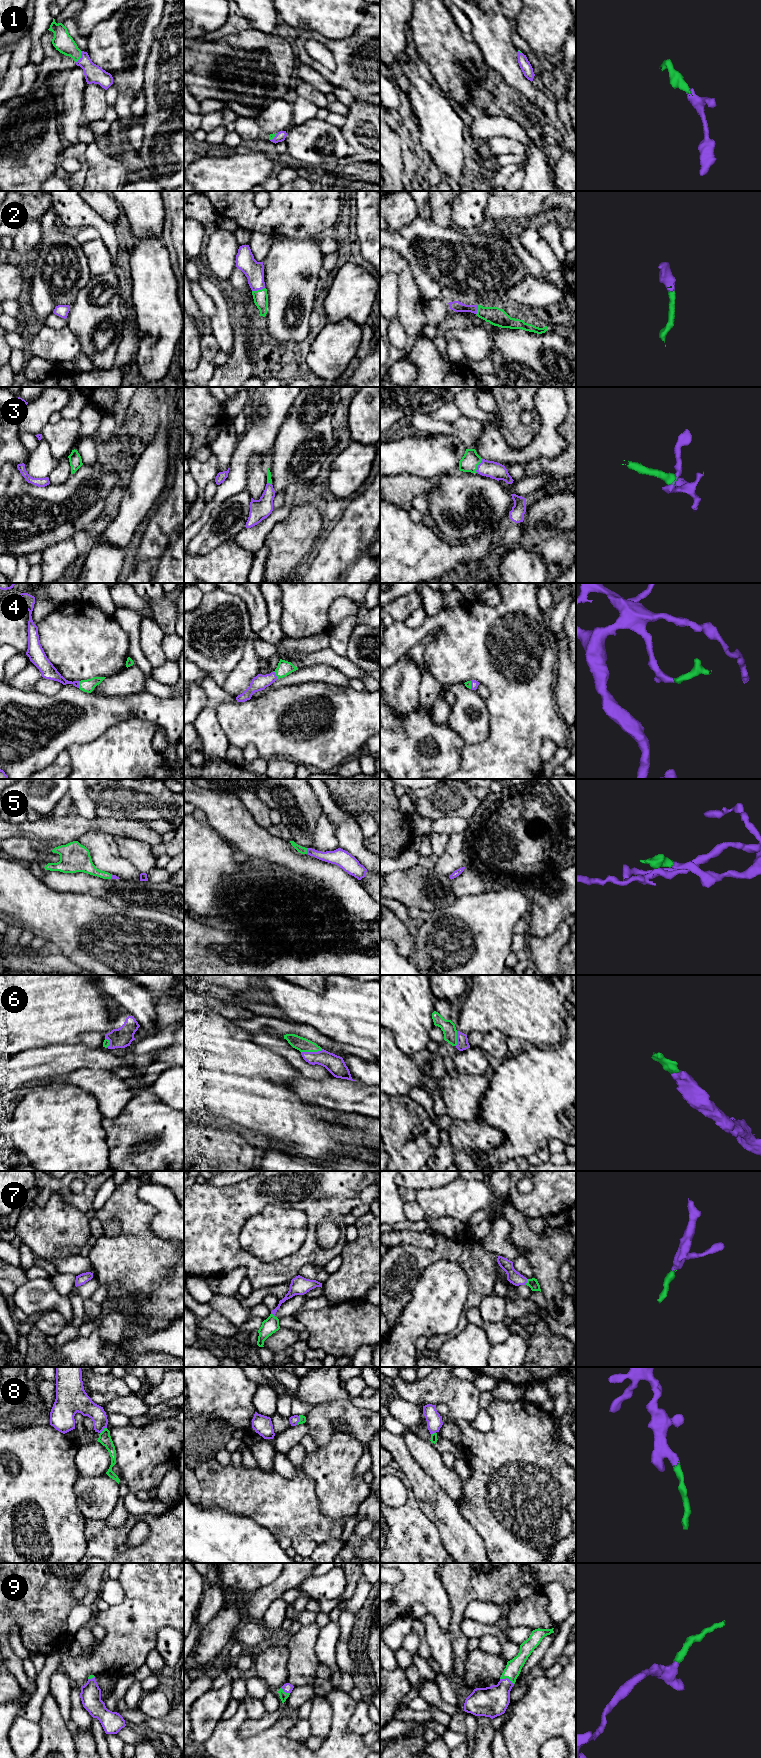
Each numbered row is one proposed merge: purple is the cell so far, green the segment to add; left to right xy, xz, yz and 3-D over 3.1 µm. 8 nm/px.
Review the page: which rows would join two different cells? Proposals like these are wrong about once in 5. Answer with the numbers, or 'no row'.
no row

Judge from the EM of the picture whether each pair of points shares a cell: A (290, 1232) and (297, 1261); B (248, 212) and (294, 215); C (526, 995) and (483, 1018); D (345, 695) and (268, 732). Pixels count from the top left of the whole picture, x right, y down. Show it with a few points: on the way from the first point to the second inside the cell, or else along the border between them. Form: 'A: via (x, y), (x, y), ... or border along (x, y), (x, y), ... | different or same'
A: border along (296, 1251), (273, 1261) | different
B: via (259, 217), (283, 216) | same
C: via (515, 995), (506, 995), (494, 1007) | same
D: via (329, 715), (322, 722), (288, 722) | same

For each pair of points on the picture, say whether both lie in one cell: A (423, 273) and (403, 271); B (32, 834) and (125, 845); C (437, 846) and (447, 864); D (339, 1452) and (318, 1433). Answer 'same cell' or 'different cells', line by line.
A: different cells
B: different cells
C: different cells
D: different cells

